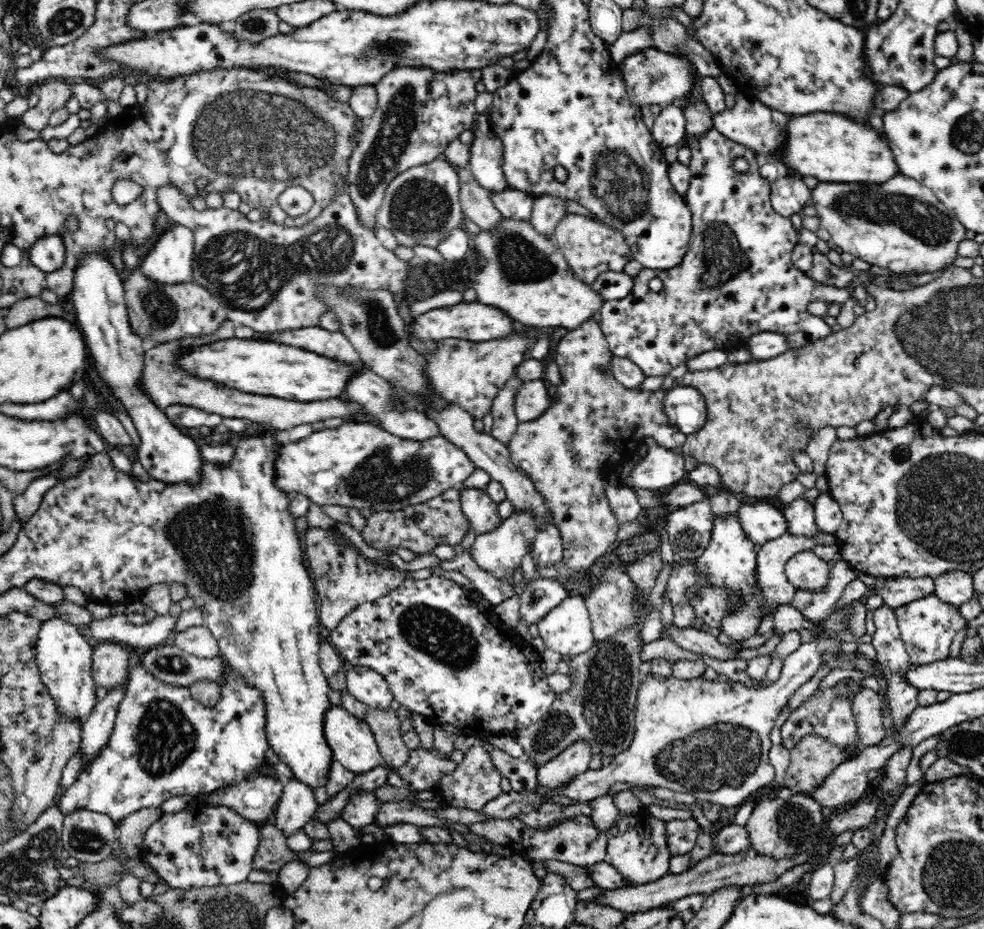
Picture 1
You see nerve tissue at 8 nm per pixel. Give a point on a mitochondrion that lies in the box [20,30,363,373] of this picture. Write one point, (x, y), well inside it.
(250, 135)

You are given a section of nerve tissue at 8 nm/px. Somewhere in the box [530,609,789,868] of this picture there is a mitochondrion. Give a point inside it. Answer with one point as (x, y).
(605, 714)

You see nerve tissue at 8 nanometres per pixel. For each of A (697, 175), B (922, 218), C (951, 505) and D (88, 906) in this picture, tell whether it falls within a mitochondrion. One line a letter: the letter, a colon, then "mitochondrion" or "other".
A: other
B: mitochondrion
C: mitochondrion
D: other

